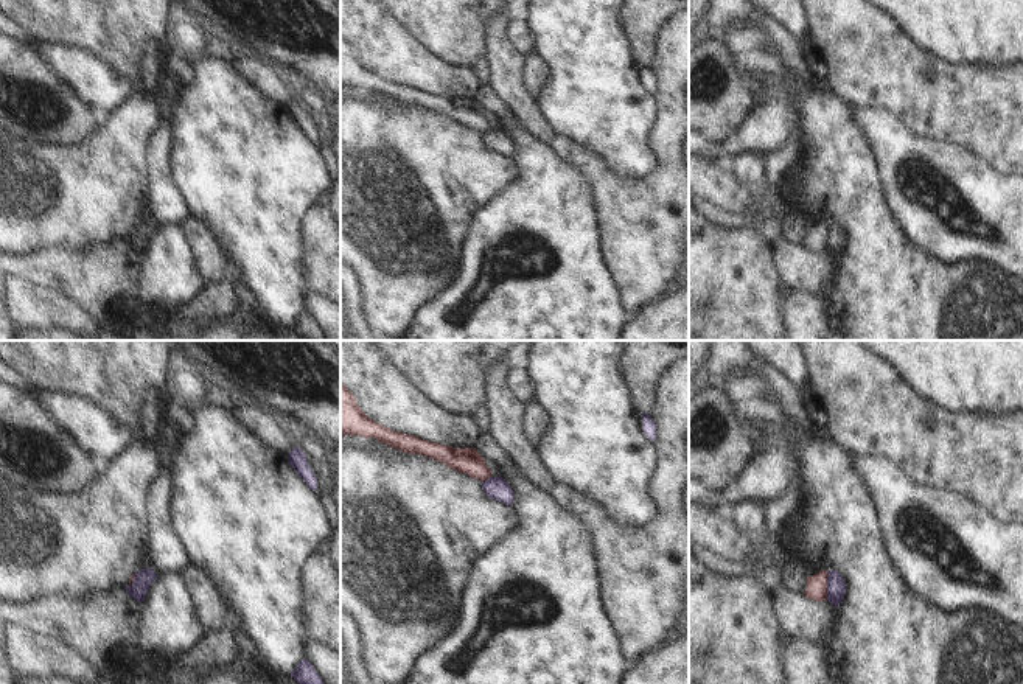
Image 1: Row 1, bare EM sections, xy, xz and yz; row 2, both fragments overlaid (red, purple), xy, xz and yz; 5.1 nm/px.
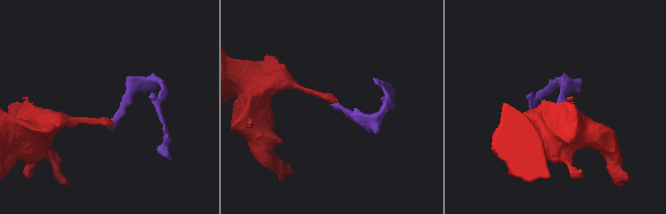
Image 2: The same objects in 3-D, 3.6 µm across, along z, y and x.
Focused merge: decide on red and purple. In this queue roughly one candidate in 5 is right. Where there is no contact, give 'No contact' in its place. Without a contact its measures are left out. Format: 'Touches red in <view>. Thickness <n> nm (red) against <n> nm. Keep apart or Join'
Touches red in yz. Thickness 110 nm (red) against 100 nm. Keep apart.

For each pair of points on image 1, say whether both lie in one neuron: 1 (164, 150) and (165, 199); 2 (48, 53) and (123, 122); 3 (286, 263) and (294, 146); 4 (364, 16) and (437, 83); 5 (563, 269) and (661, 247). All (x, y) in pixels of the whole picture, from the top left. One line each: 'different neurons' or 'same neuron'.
1: same neuron
2: different neurons
3: same neuron
4: same neuron
5: different neurons

